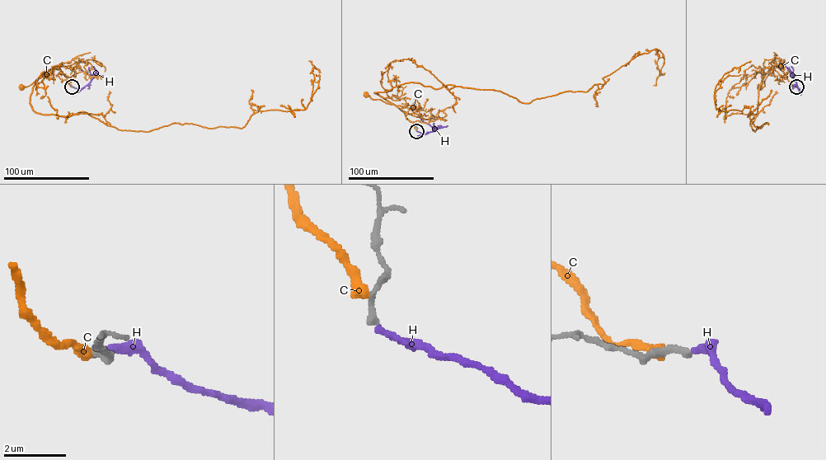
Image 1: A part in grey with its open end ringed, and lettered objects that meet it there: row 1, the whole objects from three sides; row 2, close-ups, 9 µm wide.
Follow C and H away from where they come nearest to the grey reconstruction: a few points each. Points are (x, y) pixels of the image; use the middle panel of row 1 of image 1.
C: (416, 130), (414, 124), (396, 105), (372, 99), (366, 94)
H: (416, 131), (426, 133), (439, 128), (420, 119)

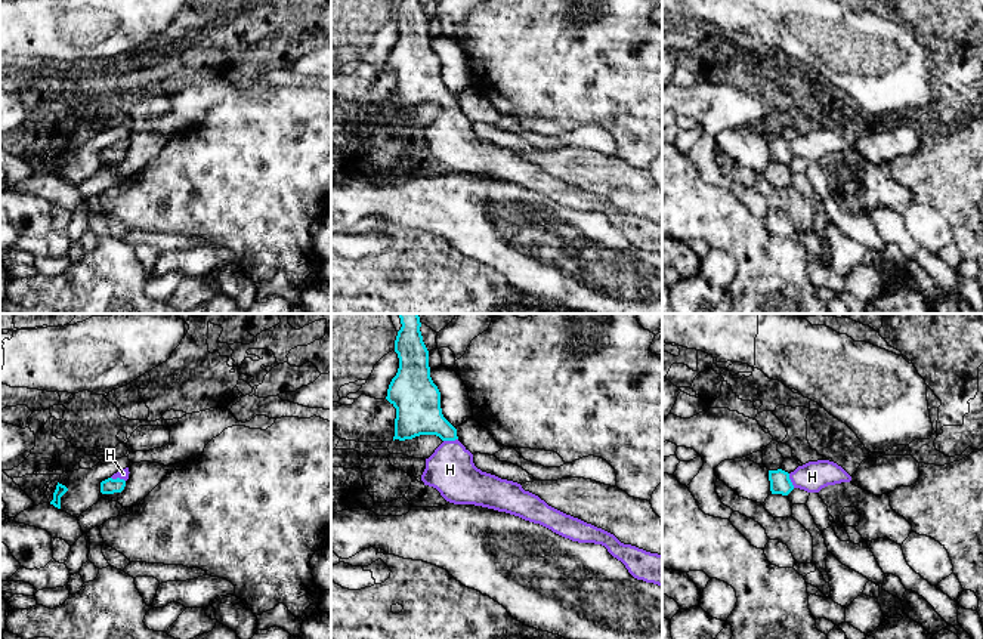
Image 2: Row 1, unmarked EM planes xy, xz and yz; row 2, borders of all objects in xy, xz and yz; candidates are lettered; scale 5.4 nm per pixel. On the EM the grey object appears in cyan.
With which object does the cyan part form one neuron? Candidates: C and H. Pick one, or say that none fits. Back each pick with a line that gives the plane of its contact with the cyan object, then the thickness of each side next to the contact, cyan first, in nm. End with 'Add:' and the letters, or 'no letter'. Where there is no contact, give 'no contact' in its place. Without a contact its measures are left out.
H: meets cyan in xy; 90 nm thick on the cyan side, 50 nm on the other
Add: H

